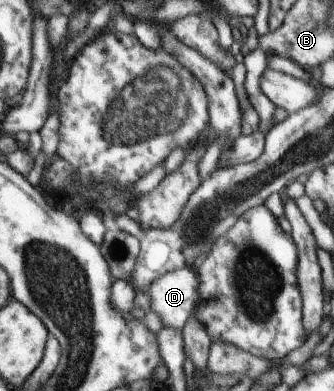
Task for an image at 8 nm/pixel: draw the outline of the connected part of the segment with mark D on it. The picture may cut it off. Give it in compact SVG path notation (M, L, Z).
M183 268L169 272L163 277L157 278L147 294L151 298L150 312L155 312L161 318L164 327L184 331L193 317L196 305L200 300L201 276L197 269Z

